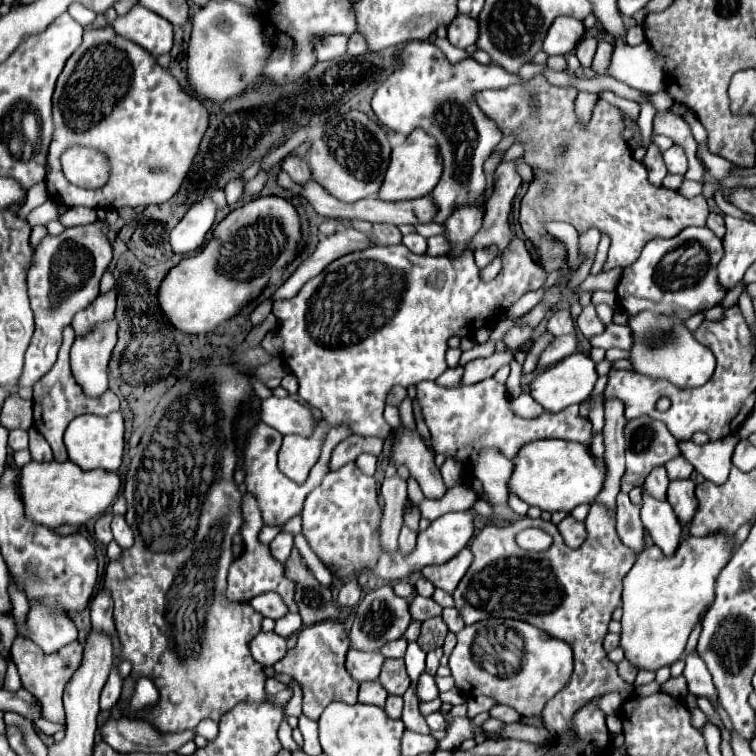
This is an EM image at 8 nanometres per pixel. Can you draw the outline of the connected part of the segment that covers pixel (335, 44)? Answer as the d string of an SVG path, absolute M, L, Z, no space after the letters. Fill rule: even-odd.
M327 35L319 43L315 43L315 47L317 47L317 59L319 61L329 61L329 59L345 55L347 41L345 41L343 35L331 35L331 37Z

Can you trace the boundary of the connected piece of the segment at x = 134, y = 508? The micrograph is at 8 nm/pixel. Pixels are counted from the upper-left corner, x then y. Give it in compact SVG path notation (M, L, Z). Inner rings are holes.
M207 357L207 359L201 359L197 363L195 369L191 369L191 373L177 381L161 399L159 403L155 405L155 411L149 419L149 425L145 427L143 431L143 437L135 449L135 455L131 459L131 465L127 469L127 475L125 475L125 483L123 483L123 495L125 495L125 501L127 501L127 523L129 527L133 529L135 533L135 543L133 547L121 551L121 559L113 559L109 561L107 569L105 569L105 589L111 591L113 595L113 601L115 601L115 627L117 627L117 635L119 635L119 643L121 643L121 653L119 653L119 659L121 661L129 661L131 663L131 675L125 677L123 681L123 691L121 691L121 699L117 701L117 711L125 717L133 717L131 713L127 713L127 701L131 699L133 695L133 687L137 683L137 679L141 675L147 675L149 679L153 679L155 687L159 689L161 693L161 701L157 701L153 707L149 709L143 709L139 713L135 713L135 719L141 719L149 725L153 725L159 733L175 733L175 731L185 731L185 729L193 729L197 727L197 723L205 717L213 719L213 721L219 721L219 717L223 713L227 713L229 709L233 709L237 703L241 701L261 701L265 699L265 671L263 667L251 657L251 651L249 651L249 643L255 639L255 635L259 635L261 631L261 623L263 623L263 617L253 611L253 607L249 603L229 603L227 597L225 597L225 577L227 577L227 571L235 559L233 555L233 537L237 533L241 533L241 491L233 479L233 473L239 465L239 455L237 455L237 441L235 441L235 429L233 429L233 423L237 419L237 415L241 413L243 405L249 405L251 399L255 397L253 393L253 375L247 371L247 369L239 369L237 365L233 365L229 359L225 357Z

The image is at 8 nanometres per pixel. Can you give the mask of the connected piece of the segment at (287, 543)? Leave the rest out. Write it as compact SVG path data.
M279 533L273 541L271 541L271 555L279 561L287 561L287 557L291 555L293 549L293 535L291 533Z

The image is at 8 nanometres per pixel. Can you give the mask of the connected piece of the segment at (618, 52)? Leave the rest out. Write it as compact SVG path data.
M617 40L607 73L635 89L657 93L663 89L663 63L665 61L647 45L647 41L631 47Z

